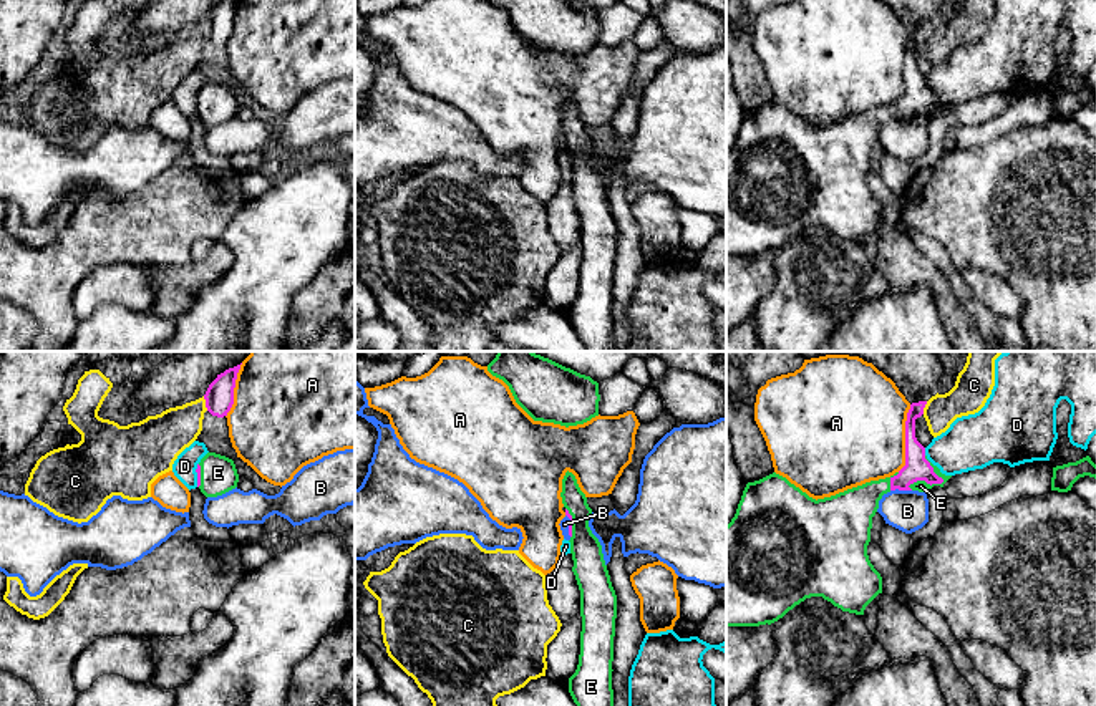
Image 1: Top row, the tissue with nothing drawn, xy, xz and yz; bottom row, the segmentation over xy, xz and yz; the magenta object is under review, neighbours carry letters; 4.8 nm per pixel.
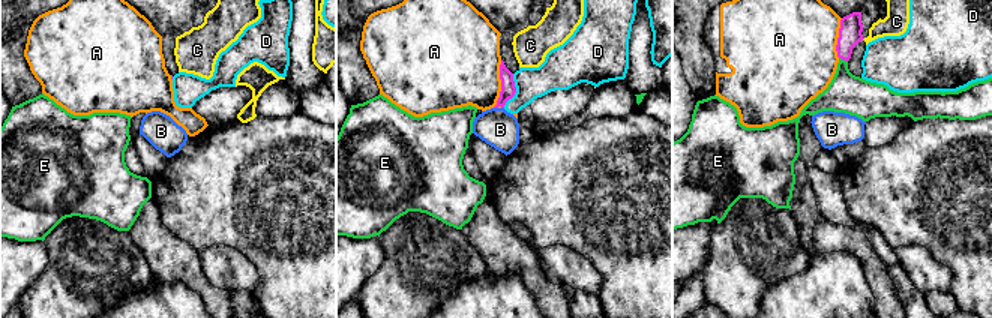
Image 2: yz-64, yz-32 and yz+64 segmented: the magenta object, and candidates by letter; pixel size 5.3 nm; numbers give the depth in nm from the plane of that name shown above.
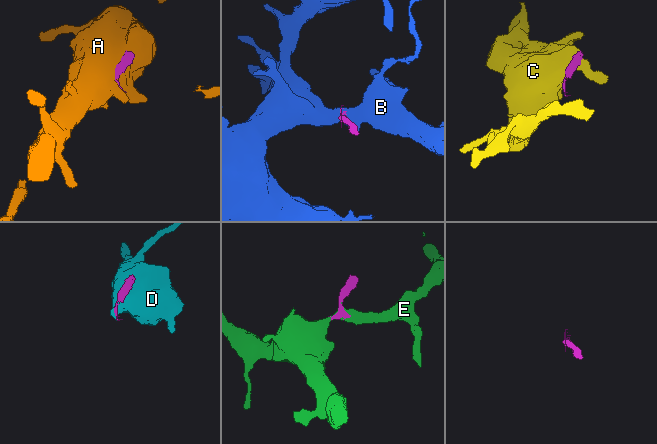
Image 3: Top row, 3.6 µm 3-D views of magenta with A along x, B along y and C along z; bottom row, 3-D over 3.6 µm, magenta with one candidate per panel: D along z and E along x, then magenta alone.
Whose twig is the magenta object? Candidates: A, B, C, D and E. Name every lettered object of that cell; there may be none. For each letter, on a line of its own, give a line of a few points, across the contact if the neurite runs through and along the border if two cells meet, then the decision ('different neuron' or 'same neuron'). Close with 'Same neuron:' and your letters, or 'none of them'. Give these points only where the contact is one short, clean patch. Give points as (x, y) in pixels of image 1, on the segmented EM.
A: different neuron
B: yz (911, 489), (891, 491) | different neuron
C: different neuron
D: yz (924, 448), (926, 454) | different neuron
E: yz (917, 468), (926, 481), (921, 486) | same neuron
Same neuron: E

